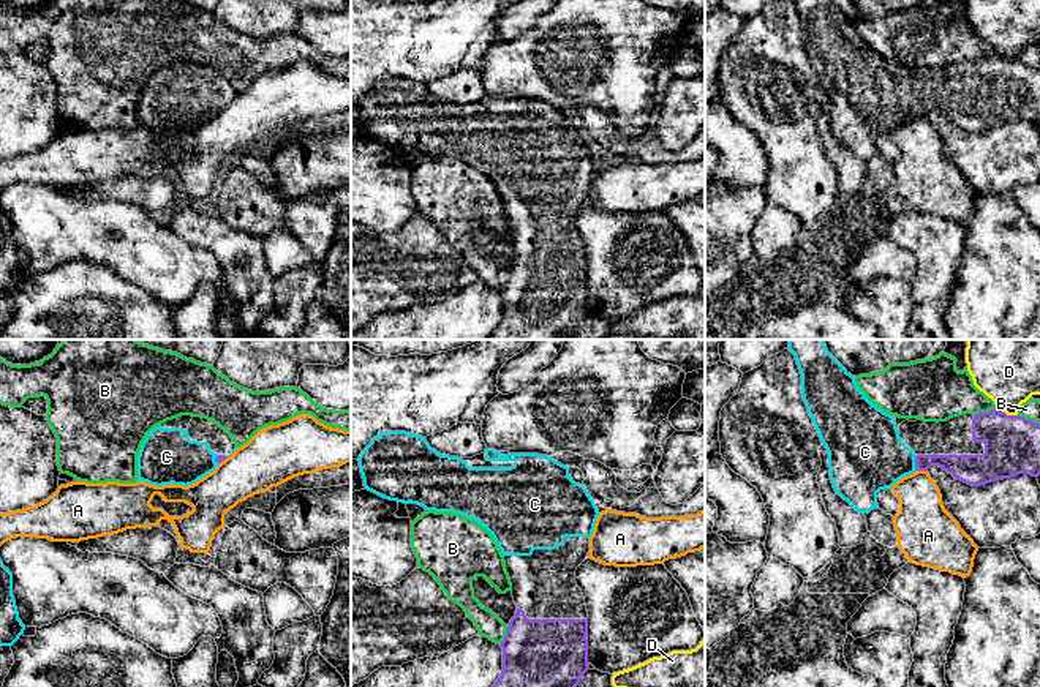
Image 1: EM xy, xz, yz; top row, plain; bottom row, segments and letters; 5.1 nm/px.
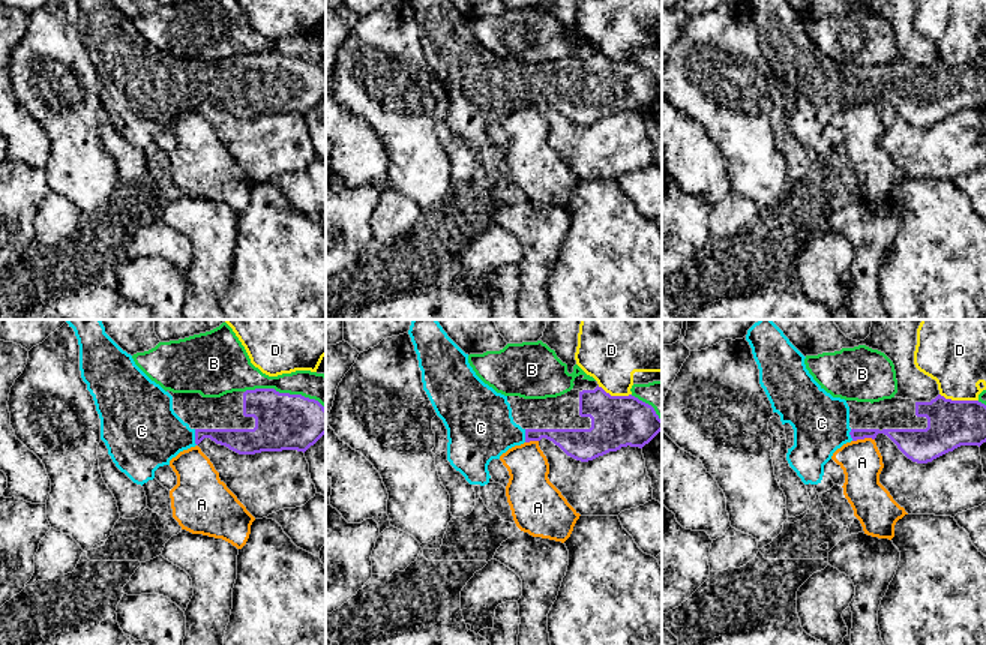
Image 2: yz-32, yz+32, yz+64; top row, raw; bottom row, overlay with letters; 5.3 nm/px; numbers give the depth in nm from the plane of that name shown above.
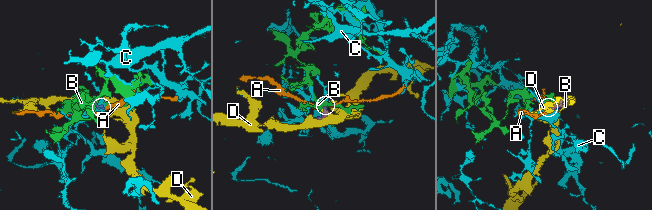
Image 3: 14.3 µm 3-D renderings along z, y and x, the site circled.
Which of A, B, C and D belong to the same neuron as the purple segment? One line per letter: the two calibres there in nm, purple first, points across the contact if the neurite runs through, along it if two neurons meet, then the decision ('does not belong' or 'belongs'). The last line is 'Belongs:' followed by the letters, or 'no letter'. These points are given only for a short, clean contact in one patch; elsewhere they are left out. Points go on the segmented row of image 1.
A: 150 nm thick on the purple side, 260 nm on the other; border along yz (917, 469), (926, 471); does not belong
B: 280 nm thick on the purple side, 100 nm on the other; does not belong
C: 140 nm thick on the purple side, 380 nm on the other; runs through yz (964, 468), (945, 461), (915, 463), (868, 455); belongs
D: 280 nm thick on the purple side, 360 nm on the other; does not belong
Belongs: C

